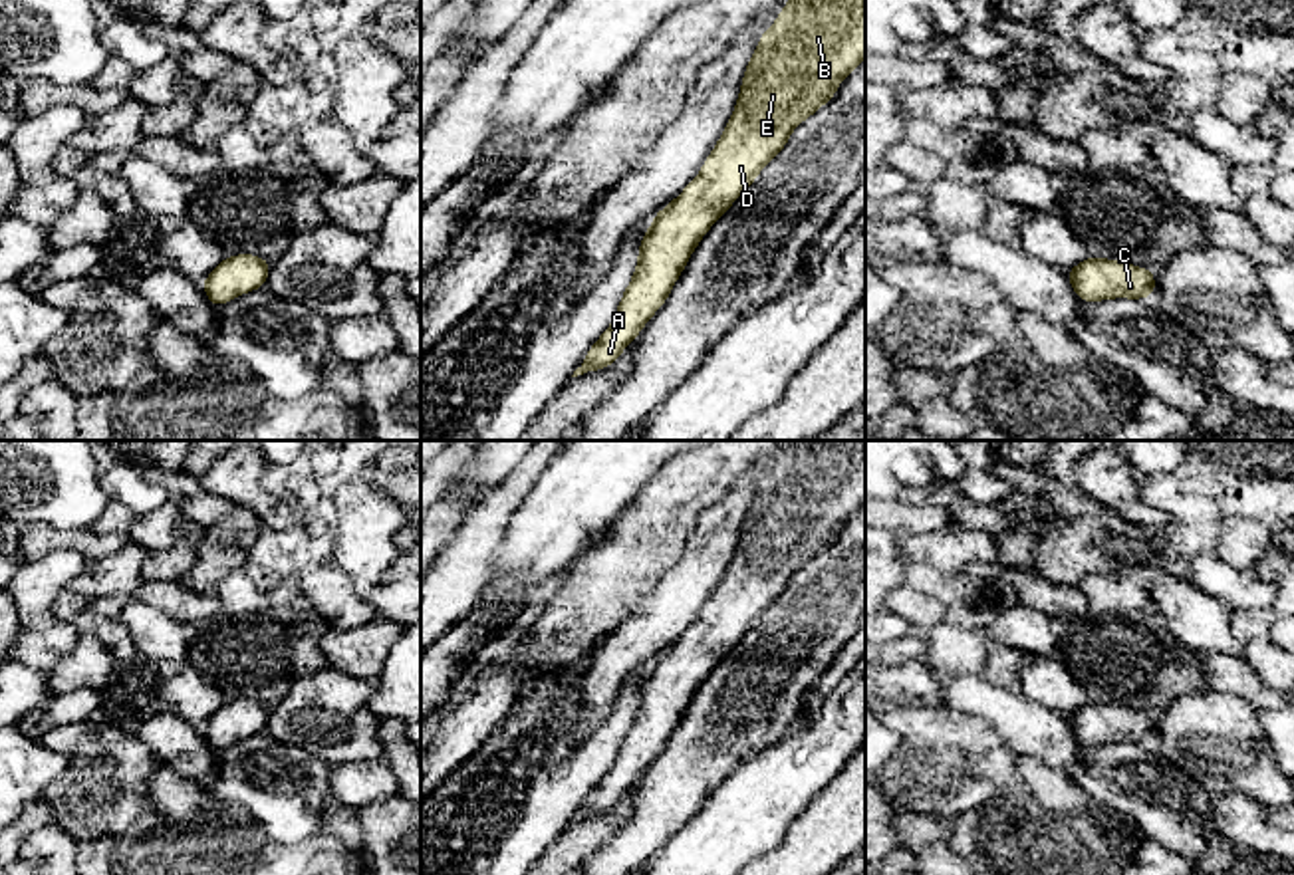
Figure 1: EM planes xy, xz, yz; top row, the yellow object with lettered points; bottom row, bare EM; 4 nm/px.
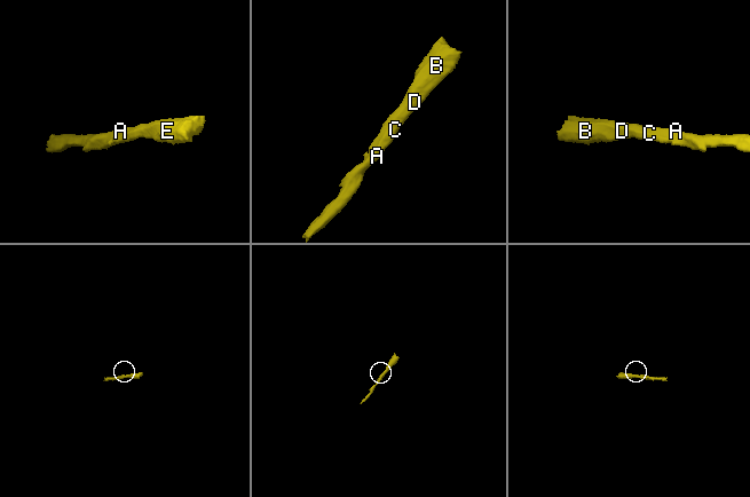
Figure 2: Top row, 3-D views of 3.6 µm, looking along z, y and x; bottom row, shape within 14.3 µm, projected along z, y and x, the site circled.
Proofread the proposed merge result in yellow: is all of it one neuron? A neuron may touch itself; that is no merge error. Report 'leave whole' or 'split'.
leave whole

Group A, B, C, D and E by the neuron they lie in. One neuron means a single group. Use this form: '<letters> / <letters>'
A B C D E

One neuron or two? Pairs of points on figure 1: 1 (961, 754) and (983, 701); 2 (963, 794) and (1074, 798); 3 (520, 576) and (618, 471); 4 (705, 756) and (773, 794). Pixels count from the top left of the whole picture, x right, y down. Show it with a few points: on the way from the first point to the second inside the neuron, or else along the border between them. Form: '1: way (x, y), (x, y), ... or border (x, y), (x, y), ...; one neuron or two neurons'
1: border (943, 705), (981, 717), (1011, 747); two neurons
2: border (1023, 784), (1015, 794), (993, 798), (959, 814); two neurons
3: way (538, 550), (592, 497); one neuron
4: border (771, 745), (747, 758), (701, 806); two neurons

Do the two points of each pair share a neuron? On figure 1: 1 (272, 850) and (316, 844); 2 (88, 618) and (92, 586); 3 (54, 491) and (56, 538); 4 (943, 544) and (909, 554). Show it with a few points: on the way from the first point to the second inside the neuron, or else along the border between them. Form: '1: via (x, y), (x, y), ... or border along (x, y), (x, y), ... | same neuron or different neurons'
1: via (282, 852), (306, 848) | same neuron
2: border along (66, 590), (88, 600) | different neurons
3: border along (20, 524), (48, 522), (60, 528), (90, 528) | different neurons
4: via (935, 548), (917, 548) | same neuron

